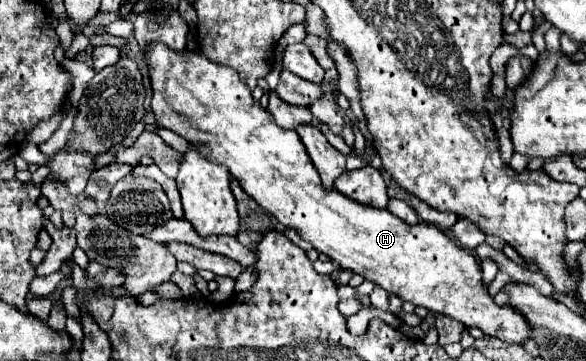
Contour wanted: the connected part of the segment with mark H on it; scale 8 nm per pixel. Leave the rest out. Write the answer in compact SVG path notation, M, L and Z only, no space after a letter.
M151 43L145 61L149 67L153 87L151 109L155 113L157 125L181 135L189 143L197 143L197 147L201 147L201 151L205 151L205 155L209 155L213 163L221 163L223 167L227 167L231 177L235 177L239 185L265 211L273 213L277 221L285 227L295 229L319 253L325 253L335 263L339 263L341 269L359 273L361 277L373 281L375 285L383 287L385 291L397 295L403 301L423 305L431 313L443 313L447 317L453 317L465 323L467 327L477 327L485 335L497 337L505 343L523 345L523 341L533 339L527 319L521 313L517 313L517 309L513 309L511 305L497 305L495 299L489 295L489 291L483 285L483 273L475 253L459 247L435 225L407 225L387 209L367 207L341 195L335 189L323 189L321 179L299 135L295 131L287 131L275 125L273 115L269 115L267 109L263 109L259 101L251 97L251 91L245 87L245 83L241 83L239 75L231 67L213 63L197 51L173 51L169 47L163 47L163 43Z

